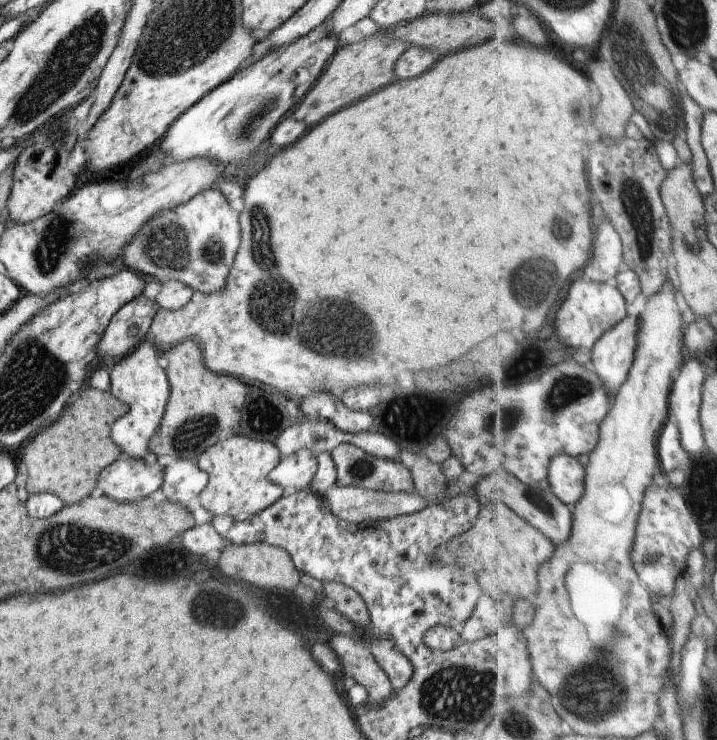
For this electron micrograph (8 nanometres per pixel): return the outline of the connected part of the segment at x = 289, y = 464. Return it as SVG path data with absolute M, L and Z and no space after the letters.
M301 448L289 456L281 456L268 472L268 480L275 486L280 486L284 493L299 492L309 488L316 470L315 452Z

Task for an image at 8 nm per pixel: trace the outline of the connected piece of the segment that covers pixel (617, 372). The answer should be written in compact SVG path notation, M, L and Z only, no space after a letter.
M641 314L628 315L623 322L613 326L592 348L593 362L605 390L615 398L624 382L629 380L629 372L635 364L637 348L640 345Z

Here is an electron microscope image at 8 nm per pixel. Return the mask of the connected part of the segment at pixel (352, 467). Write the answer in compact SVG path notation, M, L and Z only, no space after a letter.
M341 443L331 452L331 458L336 468L337 486L355 486L379 492L411 492L414 490L410 470L400 461L393 458L377 458L372 454L363 452L359 447L349 443Z

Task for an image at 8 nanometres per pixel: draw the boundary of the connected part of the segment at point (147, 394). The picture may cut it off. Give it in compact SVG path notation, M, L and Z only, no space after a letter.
M145 339L143 342L139 342L129 354L125 354L123 358L117 359L111 363L112 370L108 372L110 378L110 392L111 394L120 400L125 406L125 412L123 416L120 416L111 426L109 431L109 438L111 442L121 450L122 455L129 456L129 458L137 458L137 460L148 460L152 455L149 452L149 440L151 436L157 432L159 424L161 422L164 408L166 406L167 399L169 398L169 382L165 374L165 370L157 363L159 352L157 348Z

